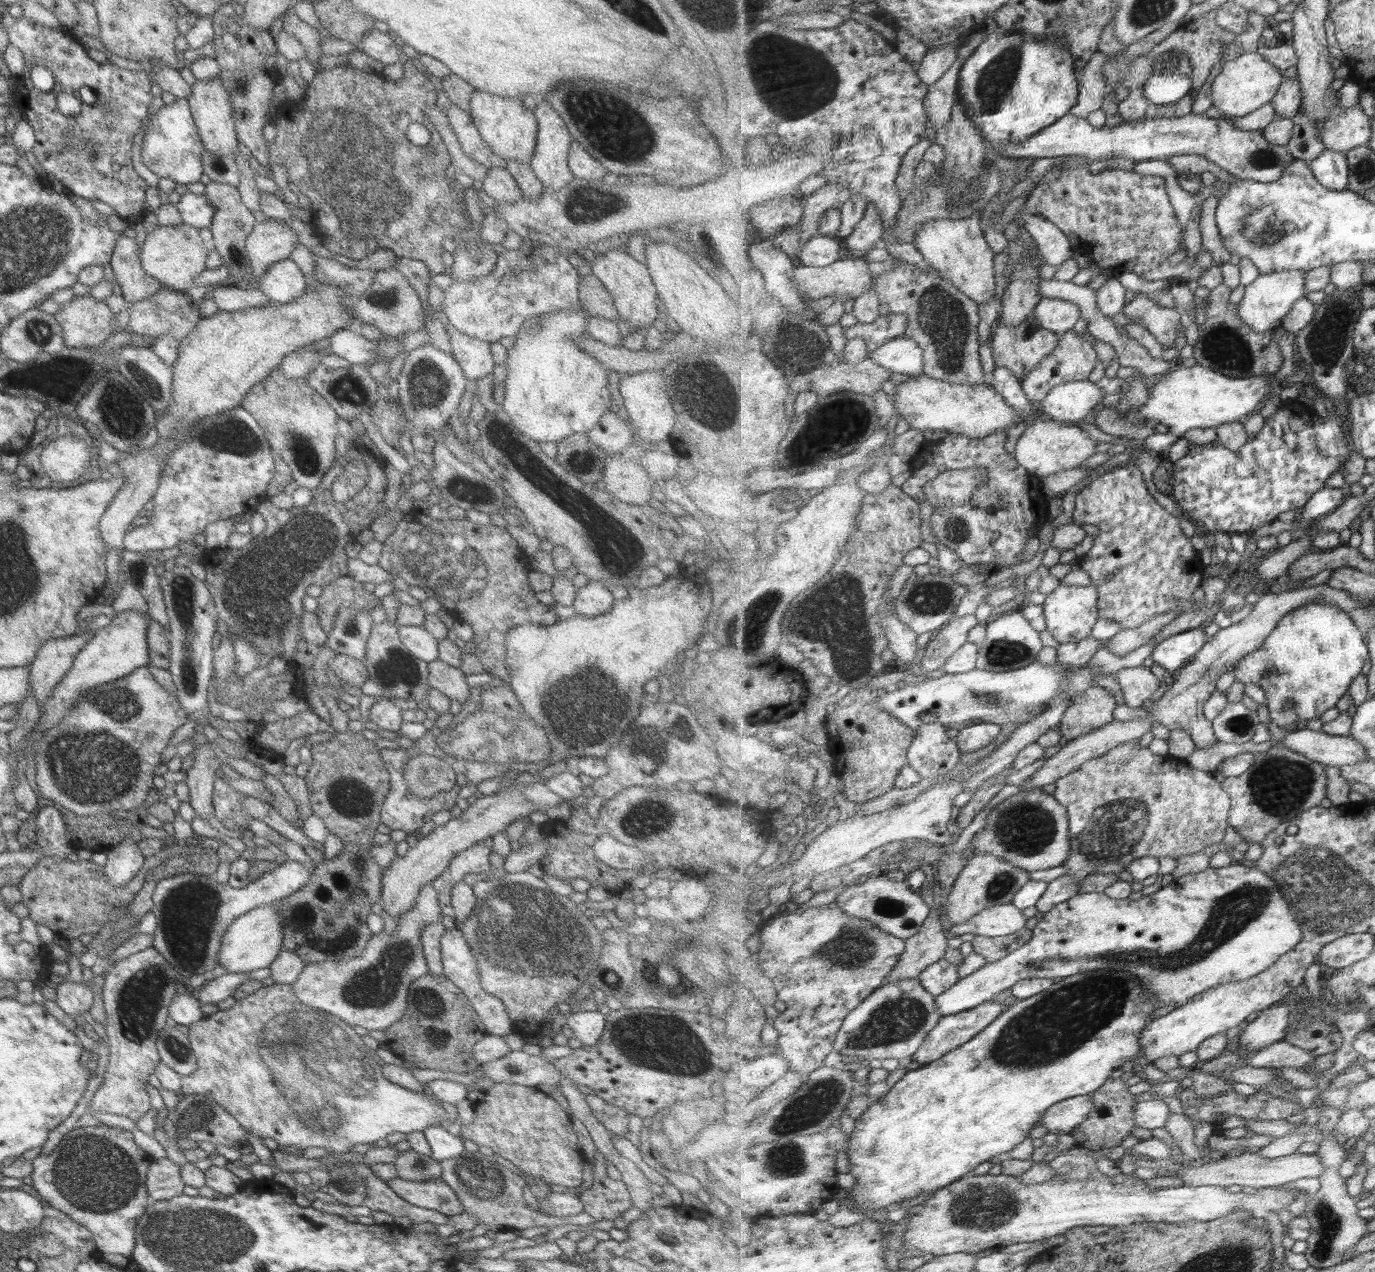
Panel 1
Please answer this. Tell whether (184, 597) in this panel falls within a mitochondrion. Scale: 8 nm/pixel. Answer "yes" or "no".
yes

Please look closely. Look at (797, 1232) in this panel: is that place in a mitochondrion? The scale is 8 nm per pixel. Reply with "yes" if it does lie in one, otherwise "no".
no

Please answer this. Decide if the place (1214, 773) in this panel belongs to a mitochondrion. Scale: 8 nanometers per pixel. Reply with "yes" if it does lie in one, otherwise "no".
no

